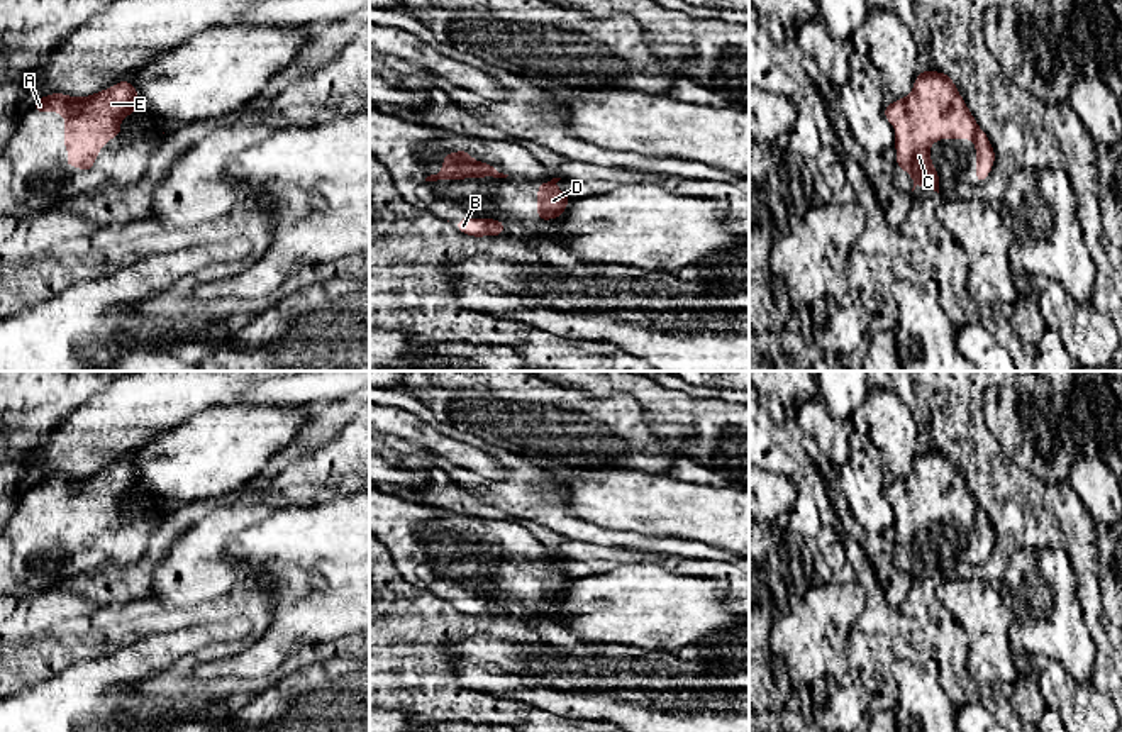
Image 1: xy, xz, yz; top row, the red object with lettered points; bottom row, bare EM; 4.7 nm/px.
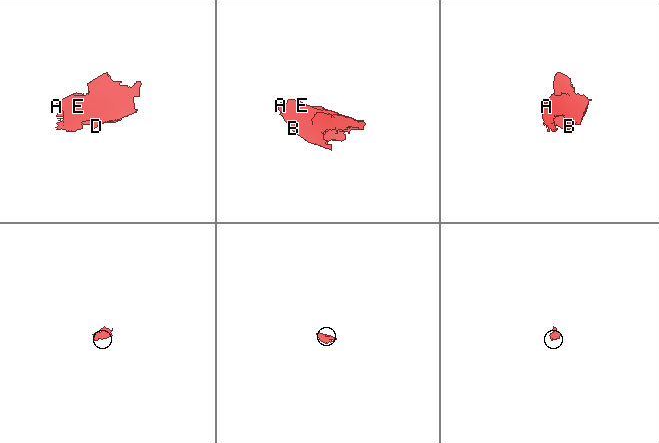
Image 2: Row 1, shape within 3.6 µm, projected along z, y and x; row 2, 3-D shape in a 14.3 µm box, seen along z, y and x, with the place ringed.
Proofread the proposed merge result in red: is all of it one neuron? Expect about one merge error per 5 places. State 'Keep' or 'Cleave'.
Keep

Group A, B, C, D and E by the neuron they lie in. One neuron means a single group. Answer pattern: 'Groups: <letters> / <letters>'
Groups: A B C D E

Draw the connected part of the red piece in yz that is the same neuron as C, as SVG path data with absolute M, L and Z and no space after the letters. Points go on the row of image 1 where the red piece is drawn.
M920 71L912 93L885 107L883 115L897 125L895 166L912 175L912 191L922 185L939 193L939 175L929 151L937 139L971 139L976 144L976 183L988 178L995 151L947 73Z

